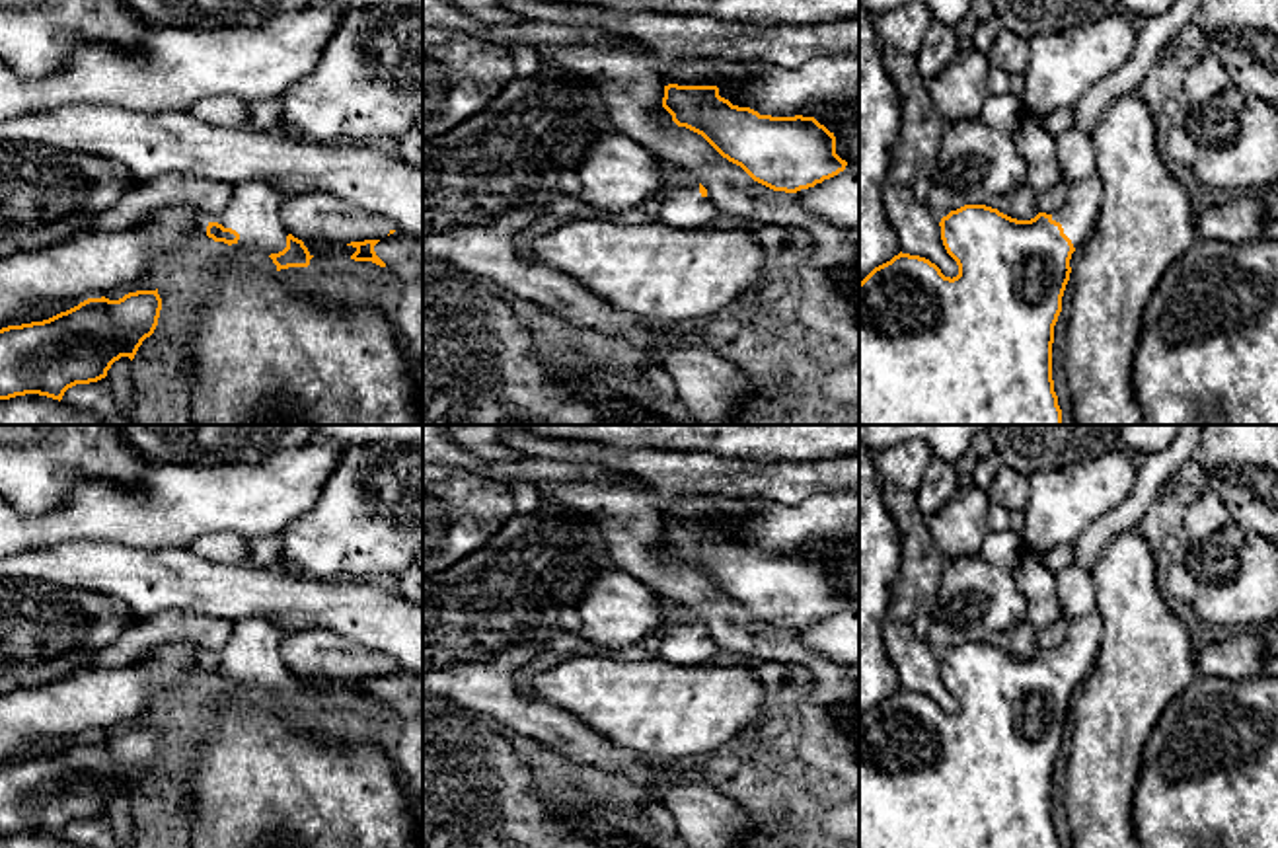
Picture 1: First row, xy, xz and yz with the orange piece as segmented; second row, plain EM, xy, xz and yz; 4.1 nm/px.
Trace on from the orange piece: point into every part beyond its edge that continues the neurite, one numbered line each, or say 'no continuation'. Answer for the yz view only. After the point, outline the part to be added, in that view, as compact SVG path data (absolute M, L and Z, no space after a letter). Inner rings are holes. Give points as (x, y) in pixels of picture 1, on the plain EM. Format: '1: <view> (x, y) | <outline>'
1: yz (1078, 652) | M1093 608L1085 616L1071 620L1066 639L1052 649L1052 657L1062 661L1064 671L1071 676L1075 686L1083 684L1095 665L1101 636L1103 620Z

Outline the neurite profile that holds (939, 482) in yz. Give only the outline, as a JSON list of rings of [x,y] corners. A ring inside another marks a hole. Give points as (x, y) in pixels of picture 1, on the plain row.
[[[933,458],[916,491],[918,507],[923,515],[939,511],[957,491],[958,472],[949,460]]]

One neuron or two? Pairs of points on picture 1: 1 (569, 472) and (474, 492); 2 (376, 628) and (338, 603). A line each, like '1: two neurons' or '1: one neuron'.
1: two neurons
2: one neuron

